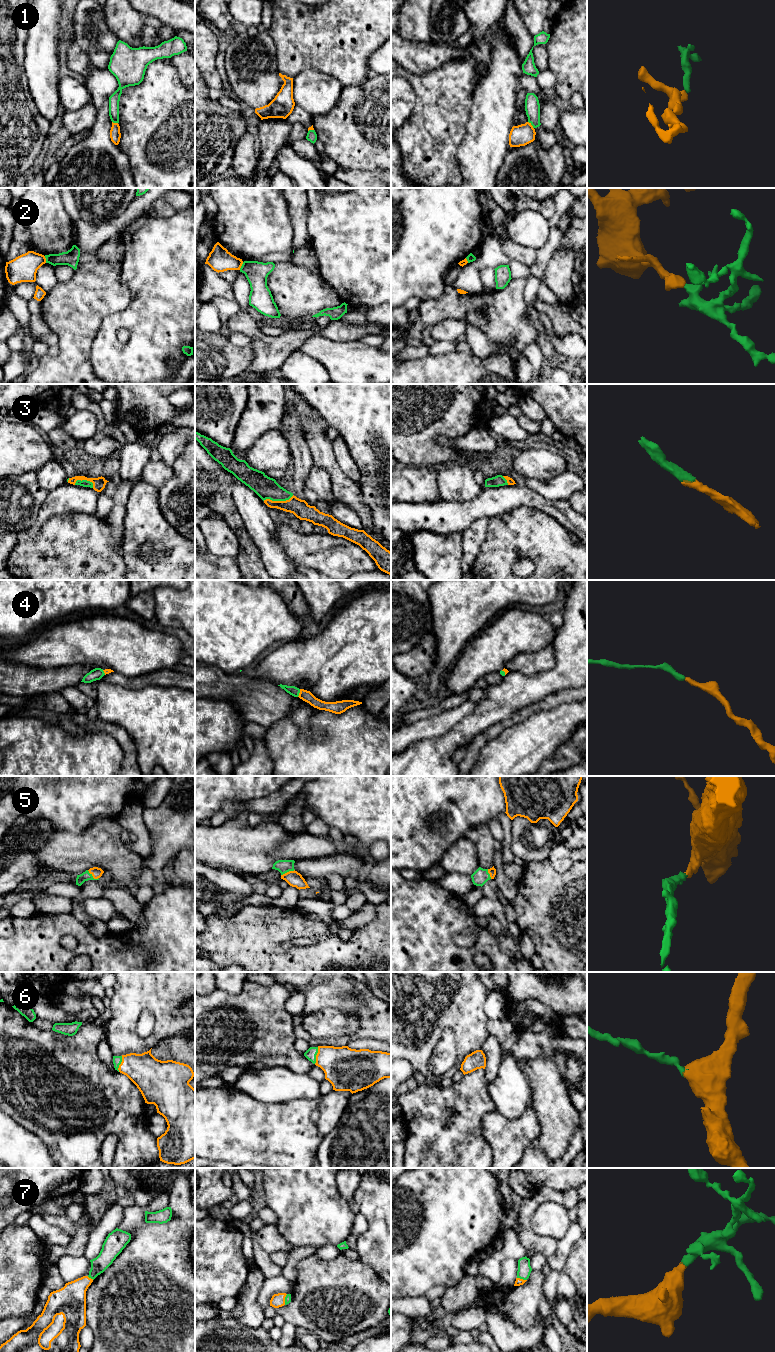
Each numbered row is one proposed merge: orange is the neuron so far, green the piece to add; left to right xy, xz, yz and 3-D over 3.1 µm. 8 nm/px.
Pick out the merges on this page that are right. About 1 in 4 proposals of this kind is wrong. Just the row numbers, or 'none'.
3, 4, 5, 6, 7

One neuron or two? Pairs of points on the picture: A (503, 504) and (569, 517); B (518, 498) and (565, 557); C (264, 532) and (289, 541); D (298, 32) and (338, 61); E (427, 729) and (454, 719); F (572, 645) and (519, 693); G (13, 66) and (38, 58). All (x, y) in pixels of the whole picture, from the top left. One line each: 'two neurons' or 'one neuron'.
A: one neuron
B: two neurons
C: two neurons
D: one neuron
E: one neuron
F: one neuron
G: two neurons

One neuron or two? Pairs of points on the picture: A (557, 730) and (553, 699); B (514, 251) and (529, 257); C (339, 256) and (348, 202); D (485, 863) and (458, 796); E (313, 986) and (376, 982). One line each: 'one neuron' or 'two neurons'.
A: two neurons
B: one neuron
C: one neuron
D: two neurons
E: two neurons

